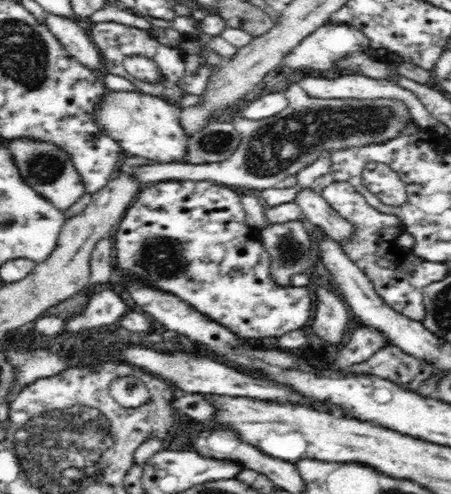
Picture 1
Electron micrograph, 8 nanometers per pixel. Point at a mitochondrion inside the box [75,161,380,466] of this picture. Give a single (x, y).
(161, 256)

